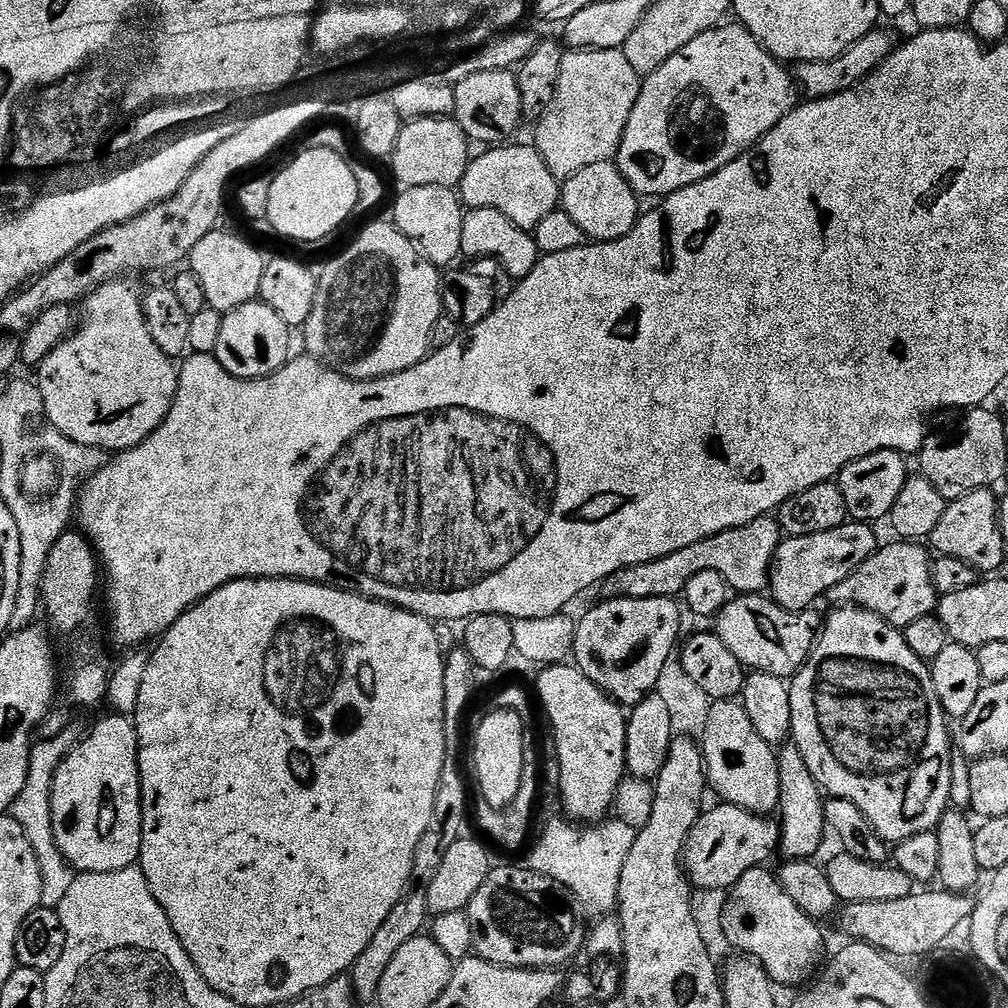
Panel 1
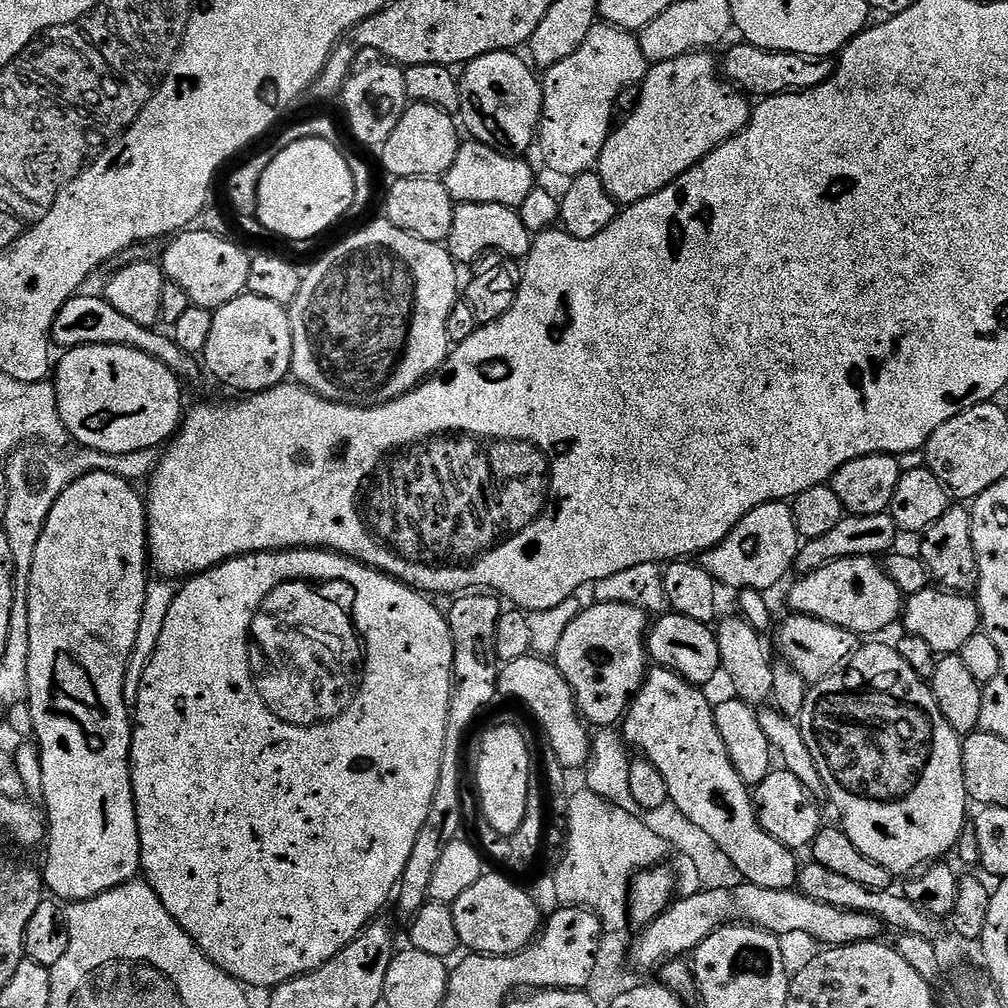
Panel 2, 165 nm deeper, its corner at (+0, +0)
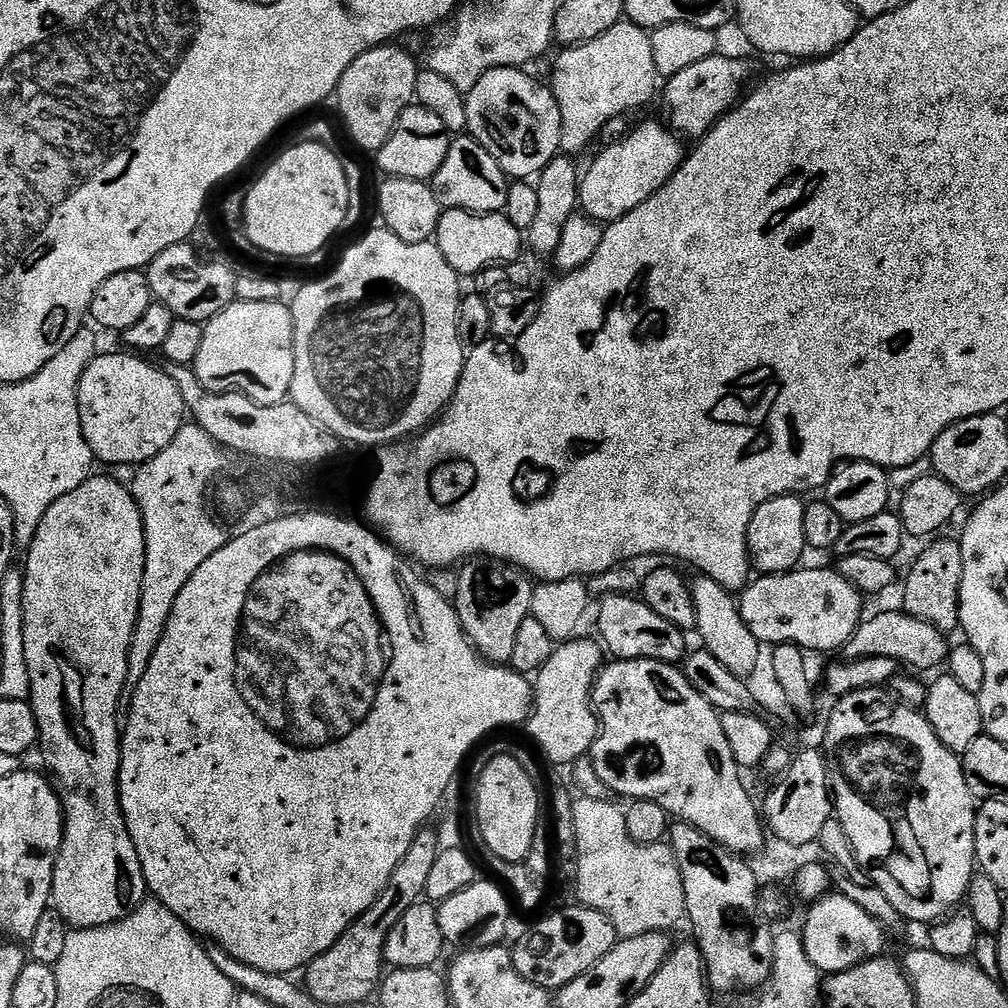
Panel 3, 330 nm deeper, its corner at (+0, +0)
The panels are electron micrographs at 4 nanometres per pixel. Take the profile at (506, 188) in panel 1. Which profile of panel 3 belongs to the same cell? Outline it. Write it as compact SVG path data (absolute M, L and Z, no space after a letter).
M460 134L449 143L446 162L438 166L430 183L441 209L457 208L481 214L503 213L510 178L504 173L502 166L498 166L496 159L477 140L467 134Z

